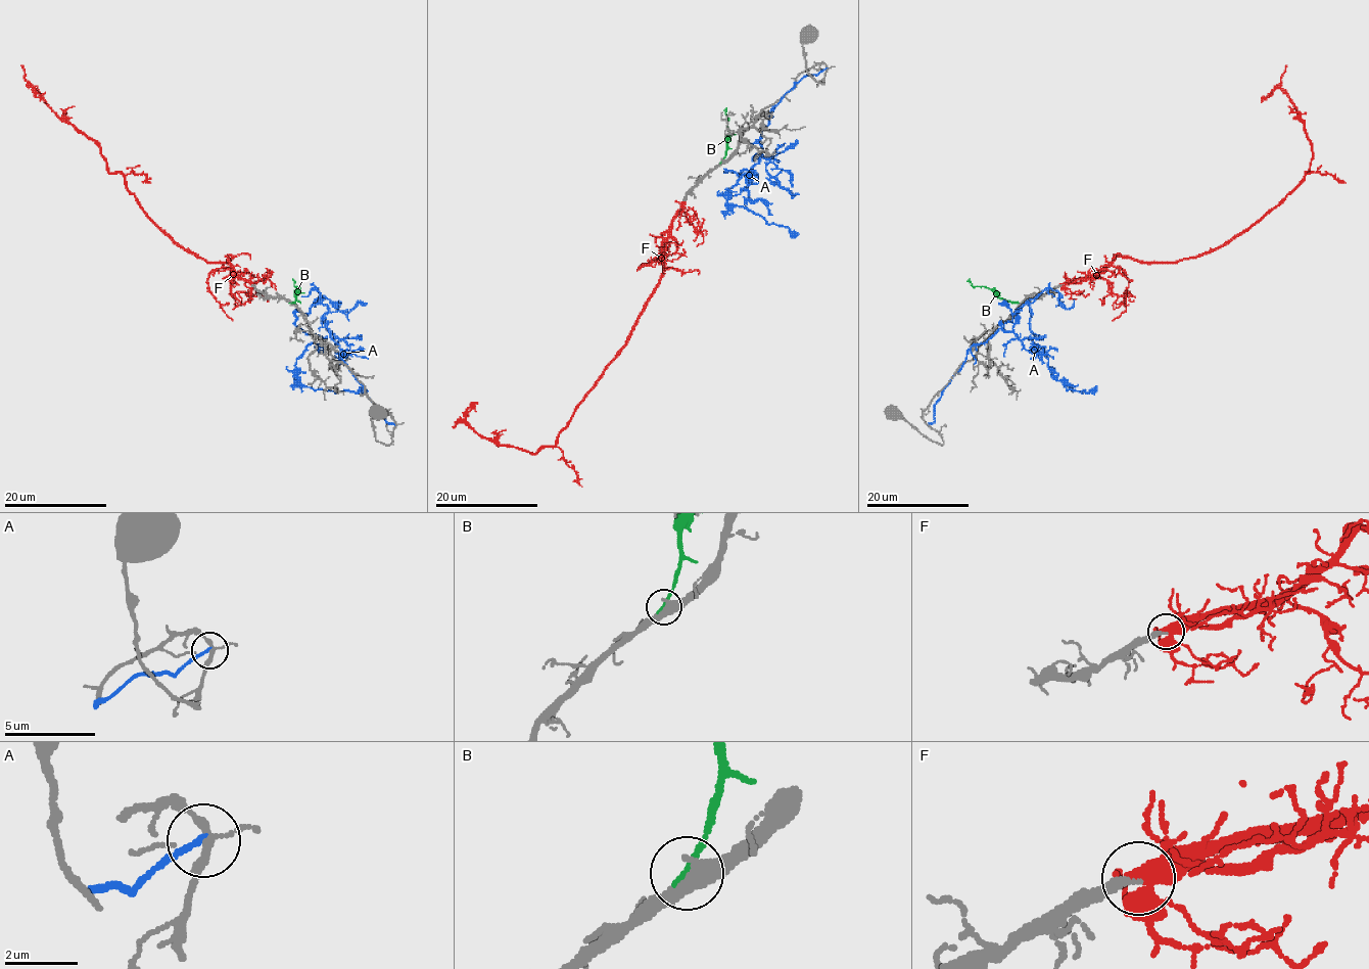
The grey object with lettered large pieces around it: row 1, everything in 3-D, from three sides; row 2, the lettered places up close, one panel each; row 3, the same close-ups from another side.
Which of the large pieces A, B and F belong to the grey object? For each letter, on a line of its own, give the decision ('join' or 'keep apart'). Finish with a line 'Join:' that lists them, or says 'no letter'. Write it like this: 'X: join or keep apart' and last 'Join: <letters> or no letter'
A: keep apart
B: keep apart
F: join
Join: F

